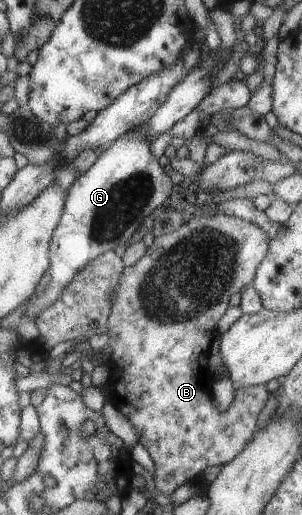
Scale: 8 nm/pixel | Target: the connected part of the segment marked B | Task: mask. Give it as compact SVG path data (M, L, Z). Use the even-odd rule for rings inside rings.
M216 214L213 216L197 216L190 220L183 222L177 230L154 238L152 244L146 248L145 254L137 260L135 264L124 267L121 276L116 285L115 300L110 308L109 316L106 320L106 334L108 336L107 346L111 350L108 357L108 365L111 369L112 376L110 378L109 386L111 388L111 399L119 398L119 402L123 402L121 406L125 408L117 408L125 414L125 420L133 426L133 430L137 432L138 446L149 453L153 461L152 476L154 480L155 490L161 492L165 496L170 495L175 488L181 486L194 479L197 475L201 475L205 468L209 466L219 466L227 464L245 444L253 438L255 432L255 422L257 414L263 408L267 400L267 389L265 385L255 385L251 387L237 387L236 396L231 404L231 408L217 412L211 404L210 391L213 383L213 374L210 372L207 364L208 348L213 336L217 334L216 325L217 320L223 316L223 312L229 305L229 296L234 292L240 292L246 285L249 285L253 280L255 268L267 252L268 236L264 230L256 223L235 218L234 216L227 216Z

